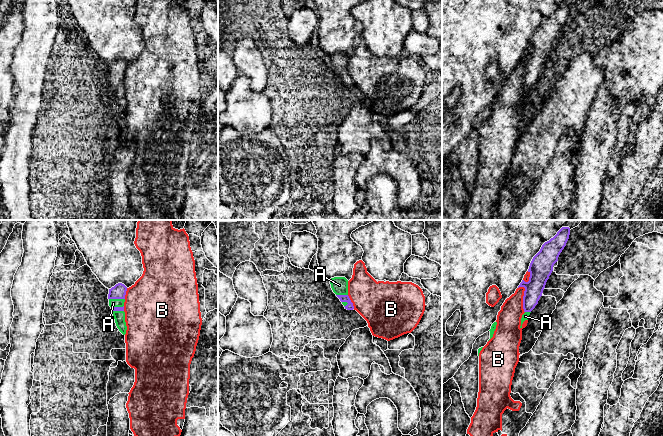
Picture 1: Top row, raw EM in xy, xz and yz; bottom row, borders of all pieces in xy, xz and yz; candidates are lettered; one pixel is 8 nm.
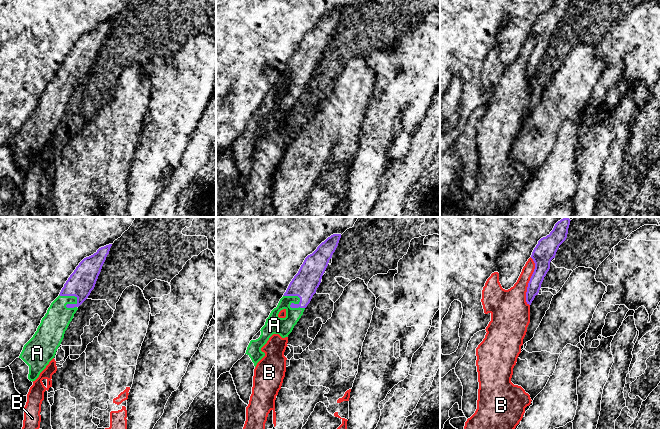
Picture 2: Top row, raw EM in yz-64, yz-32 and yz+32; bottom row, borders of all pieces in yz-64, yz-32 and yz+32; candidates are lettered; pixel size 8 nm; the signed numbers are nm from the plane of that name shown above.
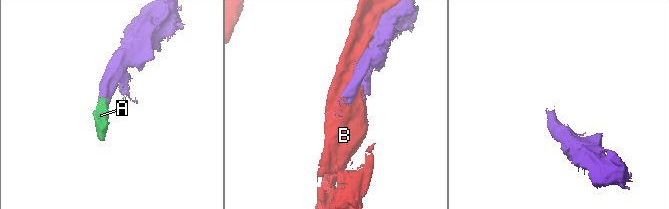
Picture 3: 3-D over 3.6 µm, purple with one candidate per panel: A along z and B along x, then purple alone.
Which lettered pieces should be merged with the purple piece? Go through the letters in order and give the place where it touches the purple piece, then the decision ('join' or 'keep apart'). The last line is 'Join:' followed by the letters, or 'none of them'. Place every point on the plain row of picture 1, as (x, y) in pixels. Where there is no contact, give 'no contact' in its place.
A: meets purple in xy at (117, 74); join
B: meets purple in yz at (523, 74); keep apart
Join: A

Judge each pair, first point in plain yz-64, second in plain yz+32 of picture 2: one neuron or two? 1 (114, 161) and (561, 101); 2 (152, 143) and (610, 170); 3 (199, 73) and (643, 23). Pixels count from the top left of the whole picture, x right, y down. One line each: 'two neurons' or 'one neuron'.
1: one neuron
2: two neurons
3: one neuron

